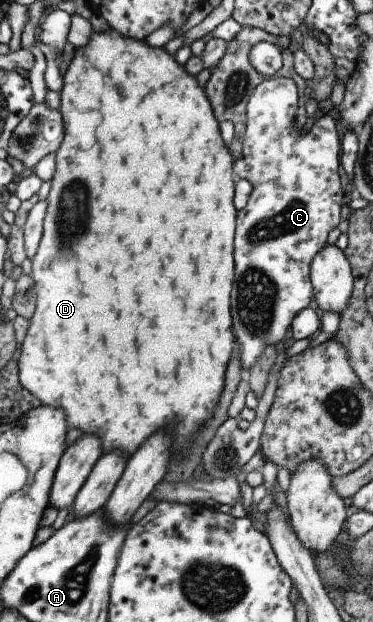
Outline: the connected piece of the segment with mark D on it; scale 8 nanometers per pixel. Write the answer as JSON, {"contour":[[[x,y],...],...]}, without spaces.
{"contour":[[[102,31],[102,33],[94,33],[90,35],[88,43],[80,49],[74,49],[74,55],[70,59],[70,65],[66,71],[64,71],[63,85],[59,92],[59,107],[60,116],[62,119],[63,139],[55,152],[55,171],[50,179],[50,192],[45,199],[47,209],[43,218],[43,225],[41,228],[41,237],[34,257],[32,257],[32,271],[30,277],[34,283],[34,295],[35,306],[33,313],[26,316],[28,328],[26,329],[22,343],[18,347],[18,360],[17,360],[17,381],[22,387],[26,389],[32,397],[34,397],[40,405],[44,407],[54,407],[54,409],[62,409],[64,413],[64,419],[66,421],[66,429],[77,428],[81,431],[82,435],[96,435],[98,433],[98,441],[100,441],[101,453],[108,453],[108,451],[120,451],[124,457],[129,458],[144,443],[144,439],[148,439],[150,433],[154,433],[158,427],[166,427],[166,425],[172,425],[176,435],[170,435],[172,437],[172,443],[170,443],[170,457],[168,459],[182,459],[186,457],[188,449],[192,449],[192,437],[194,433],[202,427],[202,423],[212,415],[214,407],[218,401],[218,395],[222,393],[222,387],[224,386],[224,373],[226,371],[226,365],[230,361],[231,353],[233,351],[234,337],[230,333],[230,307],[228,307],[228,293],[230,293],[230,285],[232,285],[232,235],[234,235],[234,207],[232,207],[232,187],[234,187],[234,181],[232,181],[232,157],[230,157],[230,151],[224,147],[222,139],[220,139],[220,133],[218,133],[218,122],[214,119],[208,99],[204,95],[203,87],[200,87],[196,83],[195,77],[188,75],[183,65],[178,65],[174,60],[174,56],[168,55],[163,48],[148,47],[144,40],[136,41],[136,39],[126,39],[122,35],[118,35],[116,31]]]}

